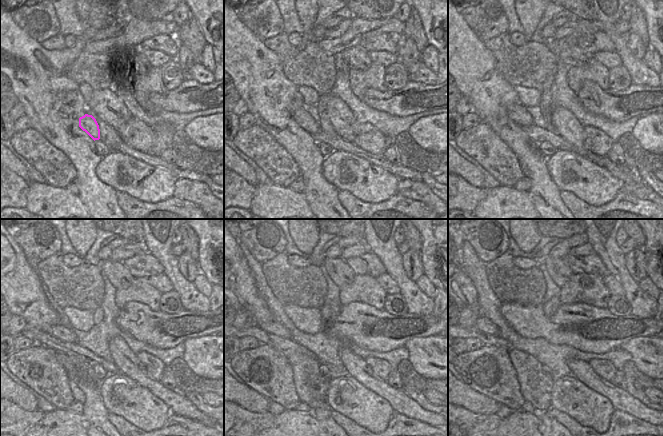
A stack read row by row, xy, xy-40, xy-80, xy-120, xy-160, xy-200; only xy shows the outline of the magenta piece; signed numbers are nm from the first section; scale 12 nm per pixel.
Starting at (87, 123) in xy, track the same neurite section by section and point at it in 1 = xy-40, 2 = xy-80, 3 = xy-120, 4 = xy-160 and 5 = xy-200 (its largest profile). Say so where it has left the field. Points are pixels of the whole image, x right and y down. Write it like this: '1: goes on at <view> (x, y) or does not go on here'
1: goes on at xy-40 (301, 117)
2: goes on at xy-80 (517, 113)
3: goes on at xy-120 (68, 335)
4: goes on at xy-160 (275, 328)
5: goes on at xy-200 (483, 324)

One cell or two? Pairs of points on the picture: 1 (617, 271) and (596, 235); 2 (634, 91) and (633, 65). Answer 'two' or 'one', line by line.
1: one
2: two

